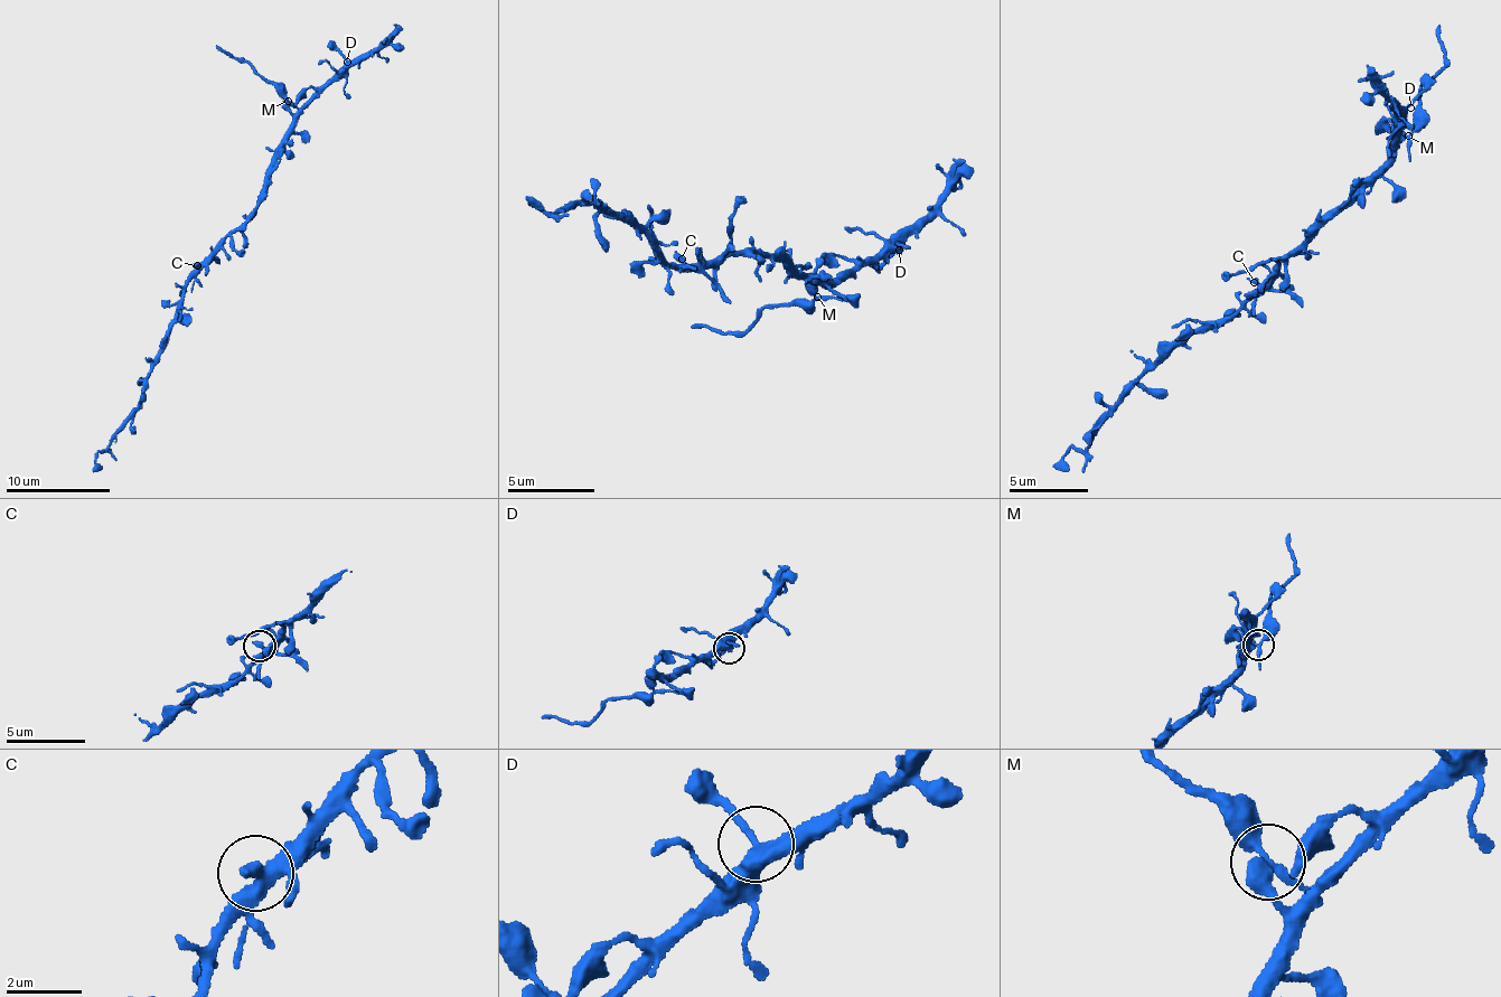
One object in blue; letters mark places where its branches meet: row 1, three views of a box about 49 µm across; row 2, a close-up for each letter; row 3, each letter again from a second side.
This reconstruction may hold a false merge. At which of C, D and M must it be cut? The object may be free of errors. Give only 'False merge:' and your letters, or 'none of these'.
False merge: none of these

